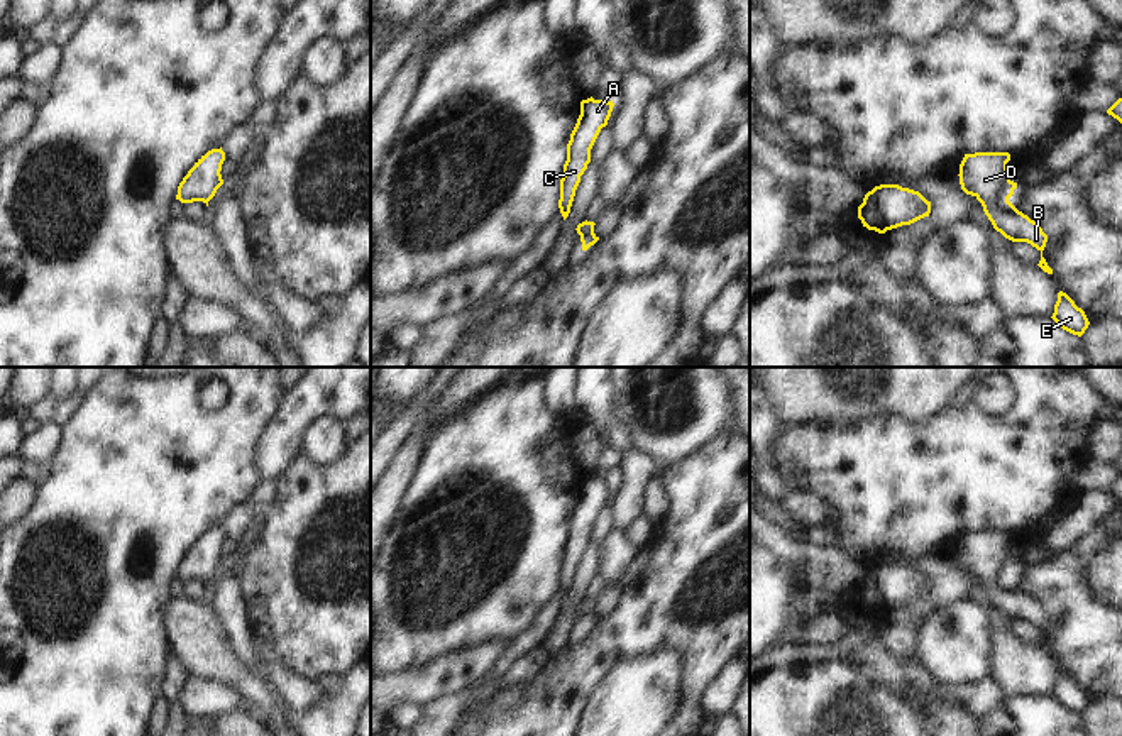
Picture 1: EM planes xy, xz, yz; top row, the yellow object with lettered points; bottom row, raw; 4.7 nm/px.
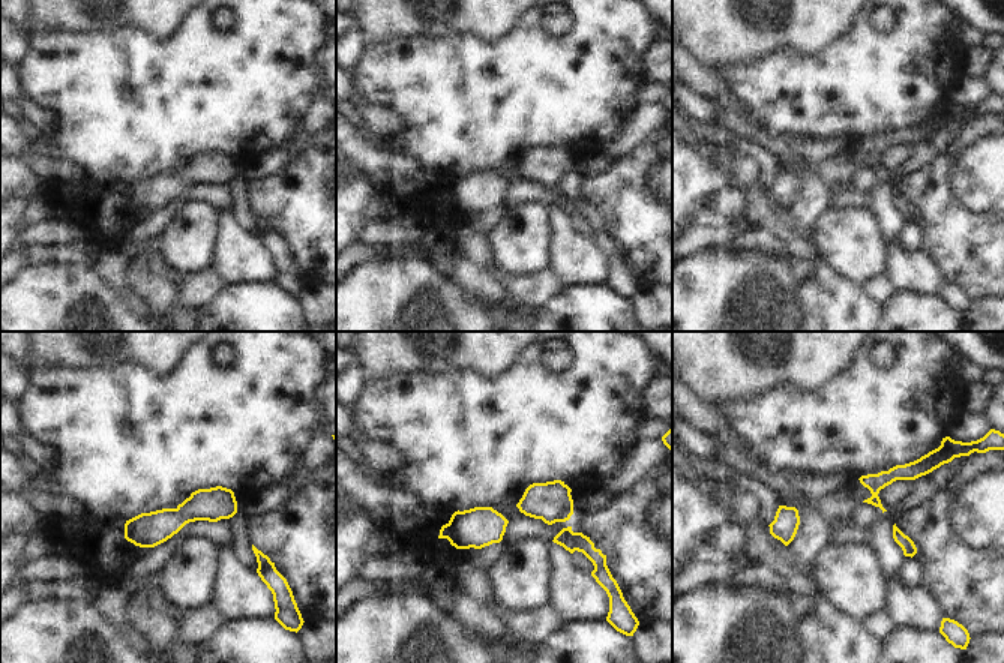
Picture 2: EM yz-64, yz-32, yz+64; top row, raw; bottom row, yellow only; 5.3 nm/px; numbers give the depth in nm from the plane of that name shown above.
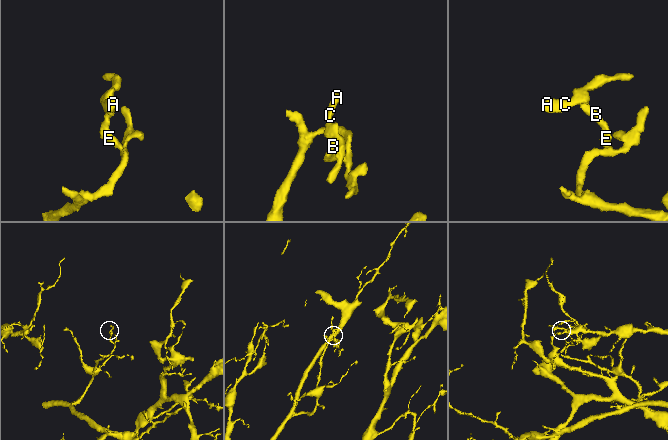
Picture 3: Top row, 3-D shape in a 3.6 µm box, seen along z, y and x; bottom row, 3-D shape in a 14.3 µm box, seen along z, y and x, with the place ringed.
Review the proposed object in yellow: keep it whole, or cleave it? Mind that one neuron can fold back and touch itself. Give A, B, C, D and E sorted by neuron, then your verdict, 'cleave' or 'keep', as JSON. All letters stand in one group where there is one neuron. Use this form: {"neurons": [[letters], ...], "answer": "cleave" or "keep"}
{"neurons": [["A", "B", "C", "D", "E"]], "answer": "keep"}

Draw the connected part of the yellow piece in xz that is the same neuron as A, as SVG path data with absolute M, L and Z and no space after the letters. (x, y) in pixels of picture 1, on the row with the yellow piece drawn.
M592 96L580 102L580 115L567 144L567 161L564 164L564 176L560 179L558 208L564 220L570 213L570 206L575 196L575 189L580 183L580 176L591 162L591 149L601 129L608 125L613 107L613 100L602 102L594 100Z

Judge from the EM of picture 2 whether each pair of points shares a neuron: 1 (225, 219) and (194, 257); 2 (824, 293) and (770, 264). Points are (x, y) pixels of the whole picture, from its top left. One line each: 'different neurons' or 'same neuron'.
1: different neurons
2: same neuron

